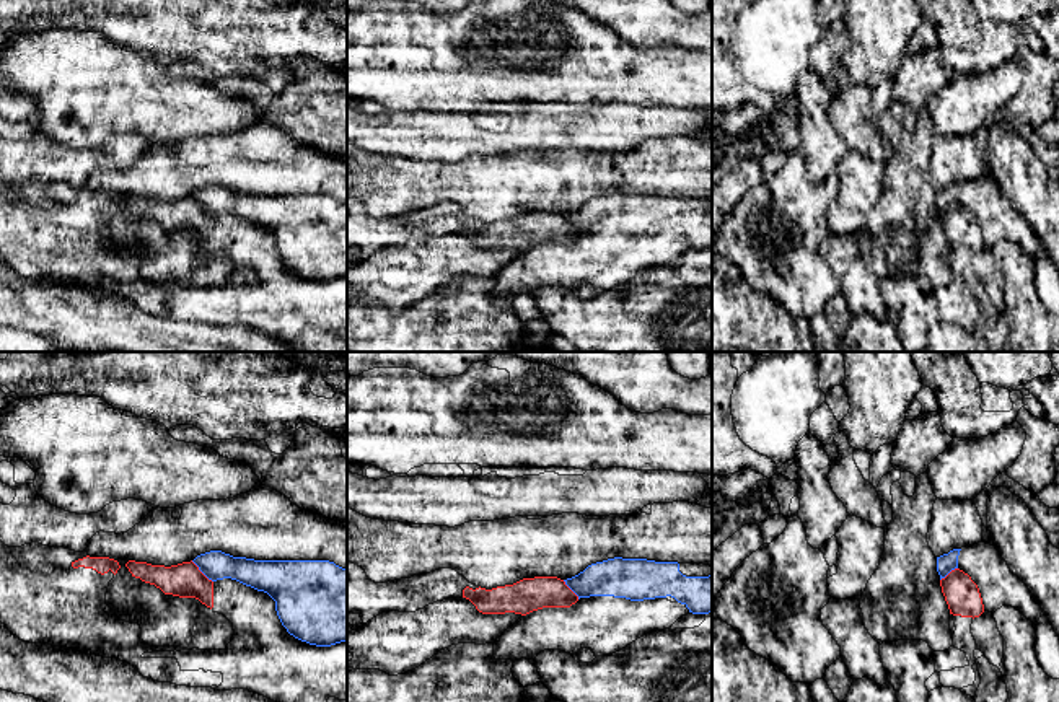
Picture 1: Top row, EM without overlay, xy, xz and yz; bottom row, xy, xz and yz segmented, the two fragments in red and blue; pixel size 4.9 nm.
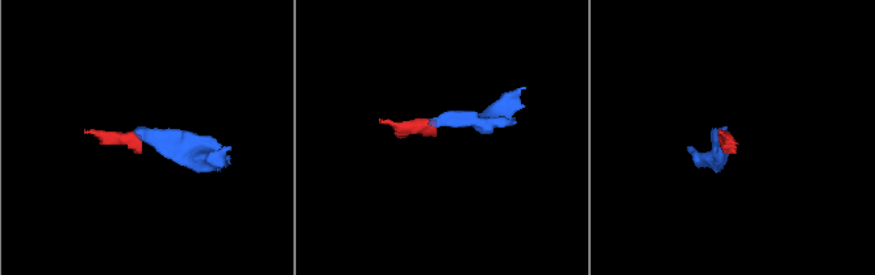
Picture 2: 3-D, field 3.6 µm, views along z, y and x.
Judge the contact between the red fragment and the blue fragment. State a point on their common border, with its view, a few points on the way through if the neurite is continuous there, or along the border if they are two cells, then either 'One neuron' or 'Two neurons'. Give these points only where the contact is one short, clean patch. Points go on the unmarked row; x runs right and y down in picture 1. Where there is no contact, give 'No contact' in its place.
Touches red at xy (201, 207). Boundary: xy (191, 196), (212, 217). Two neurons

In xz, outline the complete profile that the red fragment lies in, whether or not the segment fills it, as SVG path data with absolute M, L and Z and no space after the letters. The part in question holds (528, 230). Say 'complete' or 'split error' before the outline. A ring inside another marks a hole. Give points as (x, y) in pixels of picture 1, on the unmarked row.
split error; M347 197L347 249L358 249L363 261L388 246L415 248L448 233L466 233L482 249L521 251L543 243L570 243L578 236L557 212L523 213L486 225L469 218L453 204L438 204L425 210L375 218L362 202Z

